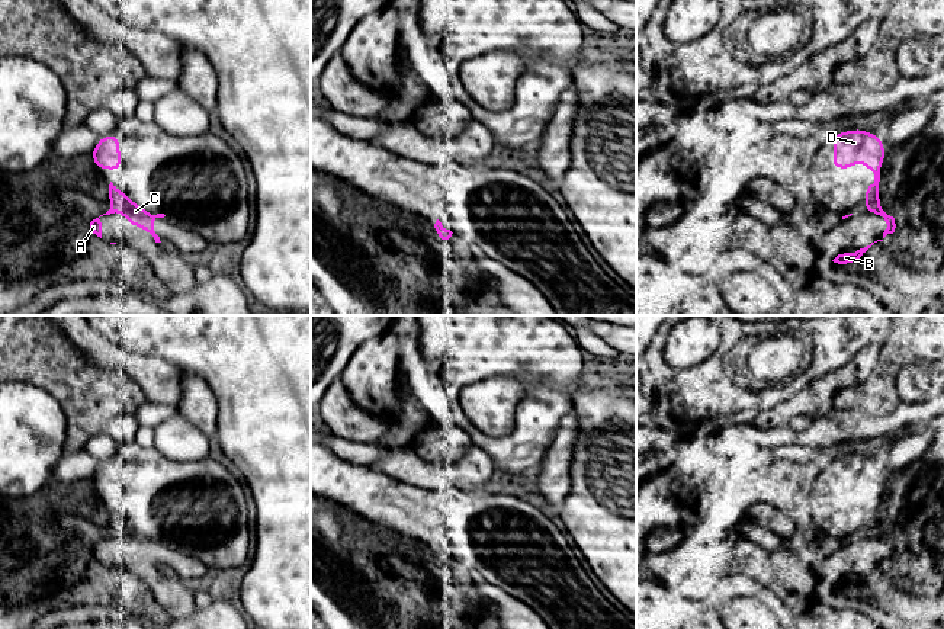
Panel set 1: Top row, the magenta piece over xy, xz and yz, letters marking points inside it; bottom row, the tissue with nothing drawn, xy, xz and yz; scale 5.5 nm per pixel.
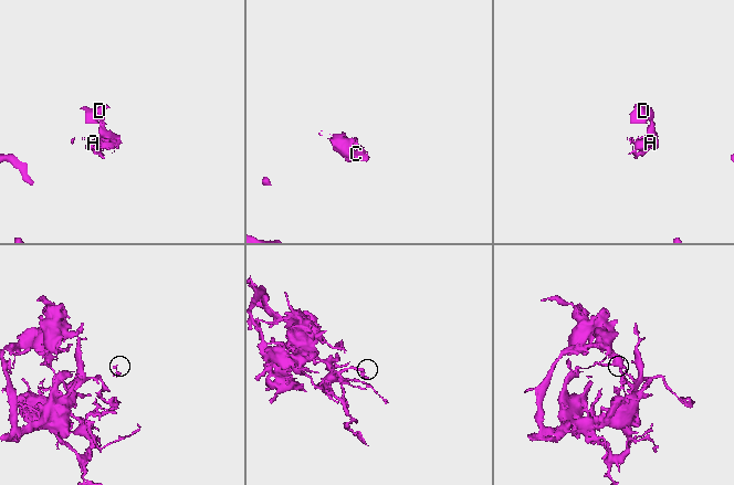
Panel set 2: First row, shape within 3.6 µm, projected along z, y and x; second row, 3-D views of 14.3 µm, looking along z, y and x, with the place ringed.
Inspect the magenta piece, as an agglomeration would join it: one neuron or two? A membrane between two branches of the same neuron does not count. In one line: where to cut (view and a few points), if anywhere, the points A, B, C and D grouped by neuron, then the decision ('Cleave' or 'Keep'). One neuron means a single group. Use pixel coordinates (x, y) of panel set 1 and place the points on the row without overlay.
Split along yz (879, 500), (879, 504), (866, 520). Groups: A B C / D. Cleave

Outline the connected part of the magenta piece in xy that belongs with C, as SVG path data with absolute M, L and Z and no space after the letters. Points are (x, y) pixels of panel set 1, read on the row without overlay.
M109 511L109 526L110 535L103 540L110 540L115 537L122 539L126 542L129 551L142 553L154 562L155 568L161 568L160 562L154 556L154 545L164 543L164 539L152 540L145 537L141 530L129 526L128 522L116 511Z

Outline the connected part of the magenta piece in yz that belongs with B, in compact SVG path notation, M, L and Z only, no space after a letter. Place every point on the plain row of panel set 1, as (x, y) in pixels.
M871 568L870 571L857 575L855 578L850 578L850 577L842 577L841 580L838 580L832 587L838 588L838 590L855 590L855 587L873 571L874 568Z

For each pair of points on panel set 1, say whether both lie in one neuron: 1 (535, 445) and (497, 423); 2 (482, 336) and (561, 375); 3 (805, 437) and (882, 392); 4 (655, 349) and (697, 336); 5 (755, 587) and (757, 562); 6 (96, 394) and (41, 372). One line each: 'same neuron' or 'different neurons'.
1: different neurons
2: same neuron
3: different neurons
4: different neurons
5: different neurons
6: same neuron

